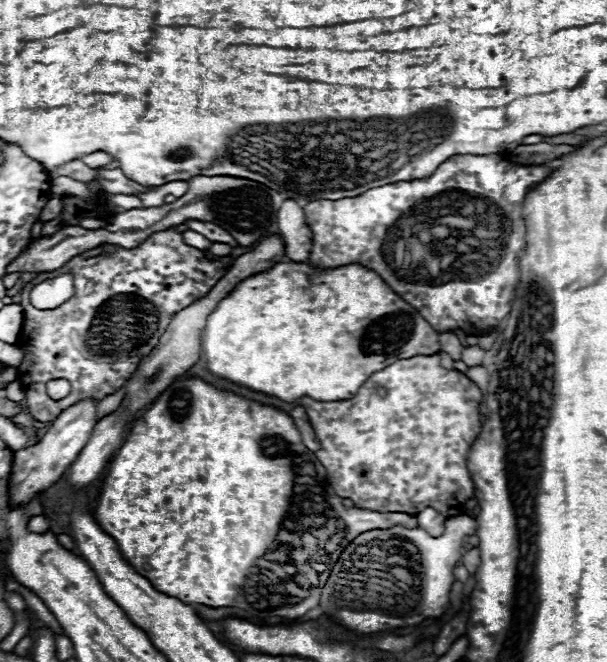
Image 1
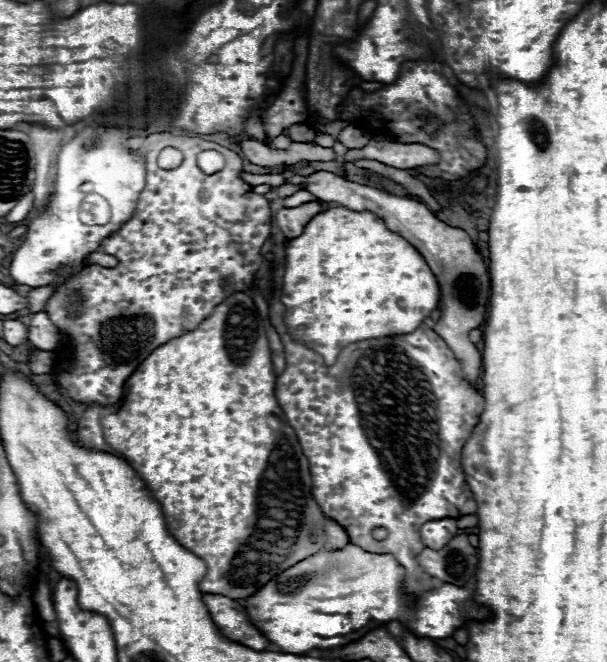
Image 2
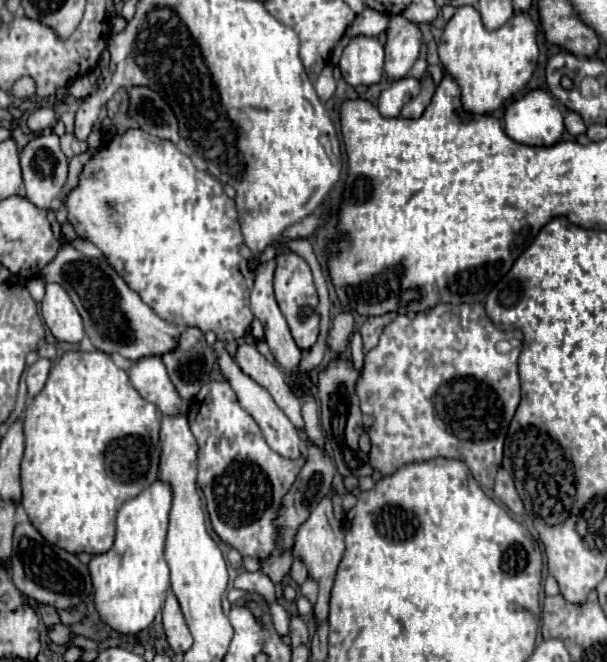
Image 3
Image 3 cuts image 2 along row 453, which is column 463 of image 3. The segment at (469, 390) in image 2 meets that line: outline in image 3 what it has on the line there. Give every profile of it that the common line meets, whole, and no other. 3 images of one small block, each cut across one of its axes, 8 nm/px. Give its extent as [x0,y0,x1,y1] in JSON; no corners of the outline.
[358,302,522,490]

